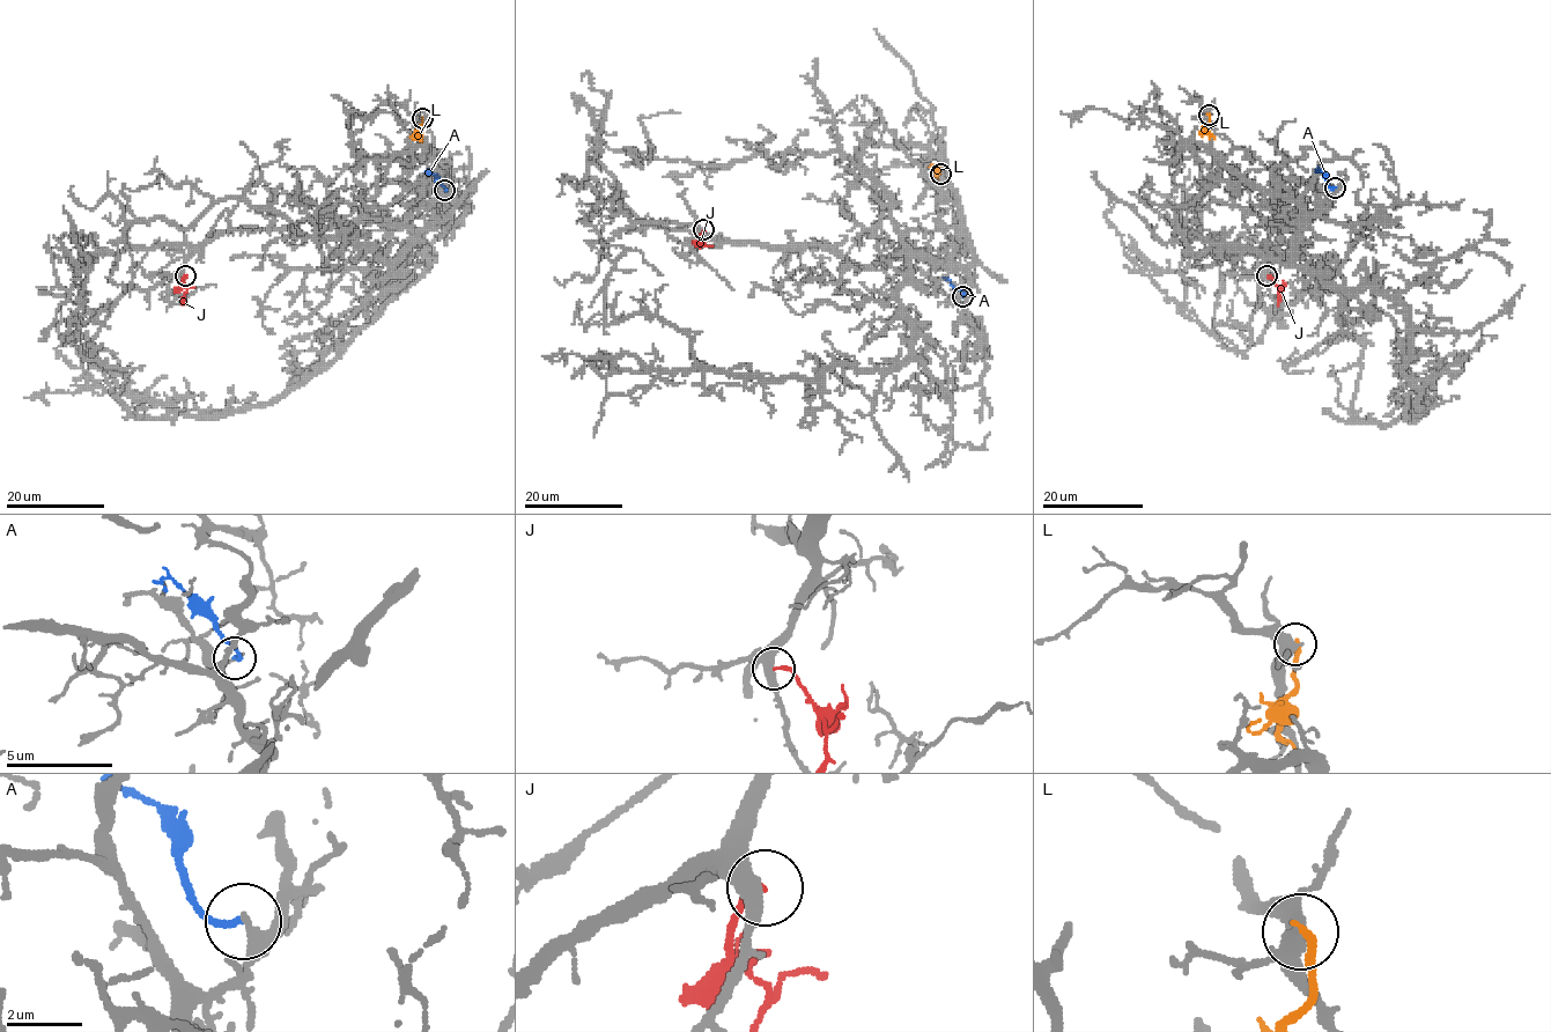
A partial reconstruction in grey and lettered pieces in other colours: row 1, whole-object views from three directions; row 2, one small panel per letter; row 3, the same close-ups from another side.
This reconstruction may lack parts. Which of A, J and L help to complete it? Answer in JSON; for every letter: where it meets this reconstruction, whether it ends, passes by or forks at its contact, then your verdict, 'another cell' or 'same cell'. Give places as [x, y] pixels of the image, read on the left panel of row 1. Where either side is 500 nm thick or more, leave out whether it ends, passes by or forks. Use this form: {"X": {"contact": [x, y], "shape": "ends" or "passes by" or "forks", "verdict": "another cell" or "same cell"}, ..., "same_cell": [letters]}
{"A": {"contact": [444, 190], "shape": "ends", "verdict": "another cell"}, "J": {"contact": [185, 275], "shape": "ends", "verdict": "another cell"}, "L": {"contact": [422, 118], "shape": "ends", "verdict": "another cell"}, "same_cell": []}

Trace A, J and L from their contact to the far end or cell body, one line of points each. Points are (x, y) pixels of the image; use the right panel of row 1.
A: (1335, 188), (1330, 186), (1321, 171), (1315, 170)
J: (1267, 275), (1279, 289), (1278, 306)
L: (1209, 115), (1206, 131), (1210, 140)

